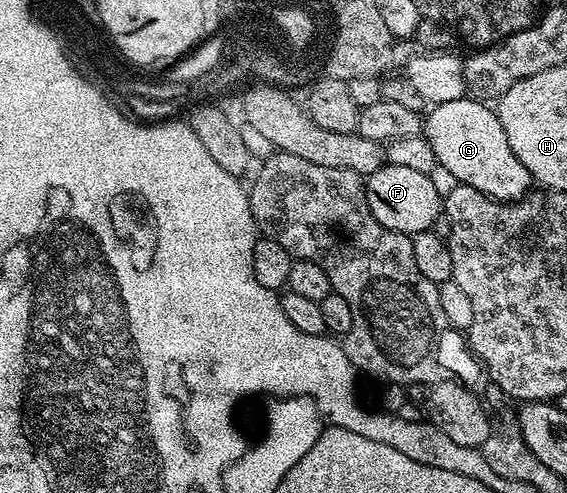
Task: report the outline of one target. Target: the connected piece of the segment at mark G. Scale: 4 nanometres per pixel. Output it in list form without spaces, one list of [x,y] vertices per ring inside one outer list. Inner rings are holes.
[[[464,97],[434,106],[423,121],[423,135],[431,143],[438,164],[448,169],[460,184],[475,187],[498,201],[520,200],[530,190],[533,180],[529,172],[511,151],[507,143],[506,132],[499,123],[496,112],[482,100]]]

